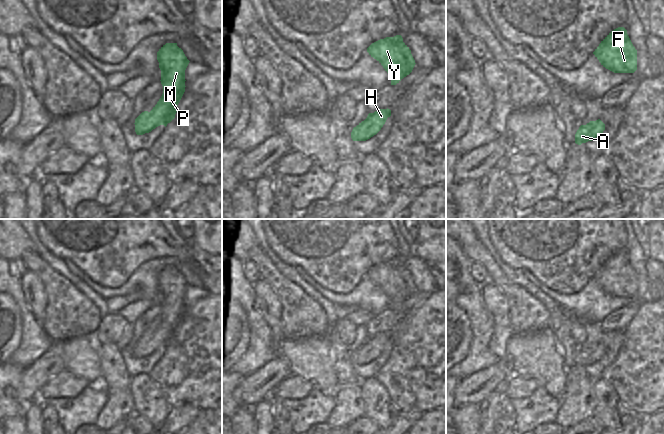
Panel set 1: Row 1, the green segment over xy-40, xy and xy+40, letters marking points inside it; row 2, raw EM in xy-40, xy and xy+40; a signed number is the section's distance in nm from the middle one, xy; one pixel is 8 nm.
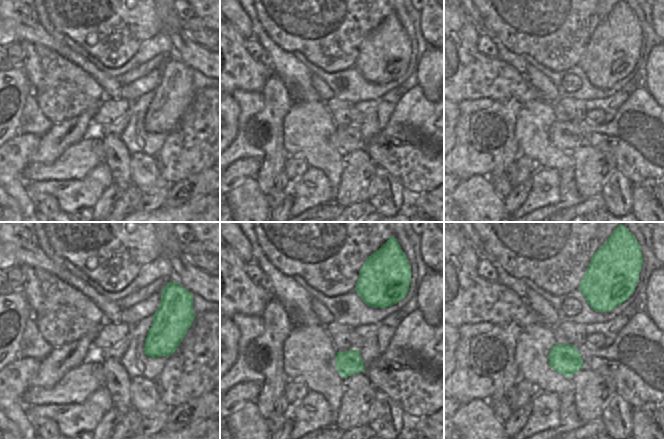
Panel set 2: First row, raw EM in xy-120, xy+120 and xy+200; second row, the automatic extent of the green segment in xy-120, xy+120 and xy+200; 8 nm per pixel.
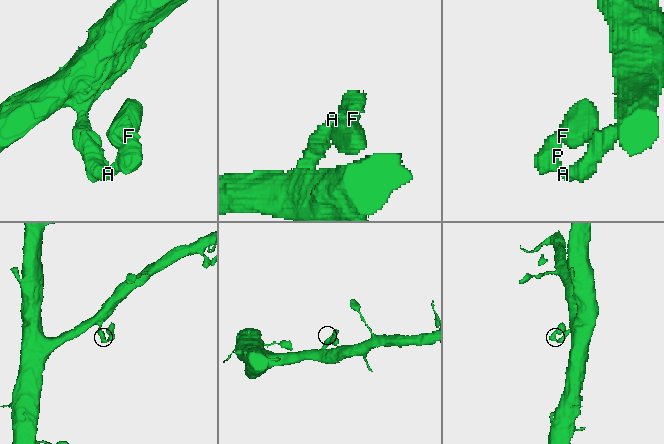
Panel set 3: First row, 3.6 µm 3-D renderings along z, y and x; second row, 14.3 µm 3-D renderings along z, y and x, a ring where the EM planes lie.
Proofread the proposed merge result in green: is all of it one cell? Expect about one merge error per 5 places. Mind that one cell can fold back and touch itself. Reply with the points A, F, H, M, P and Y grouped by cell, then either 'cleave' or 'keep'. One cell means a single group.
A F H M P Y | keep

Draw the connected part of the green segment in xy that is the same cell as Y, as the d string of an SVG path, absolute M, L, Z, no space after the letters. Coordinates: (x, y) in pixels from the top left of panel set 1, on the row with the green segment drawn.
M401 35L386 37L372 43L367 52L391 76L391 85L396 85L409 75L416 64Z

